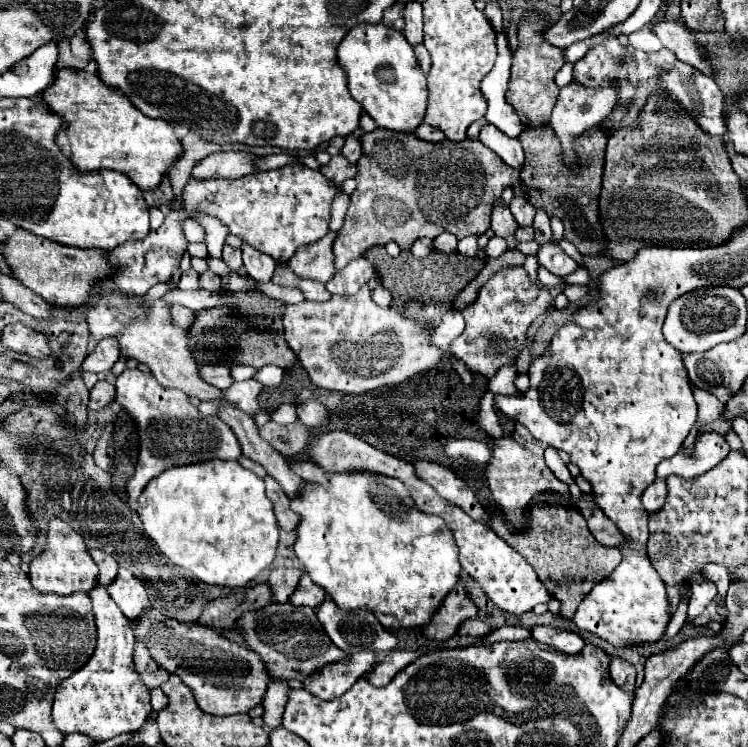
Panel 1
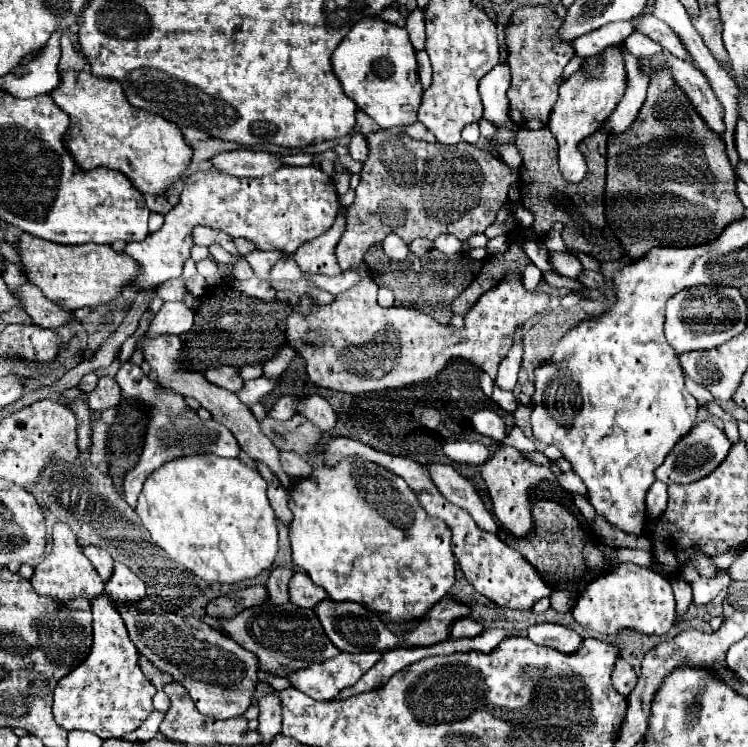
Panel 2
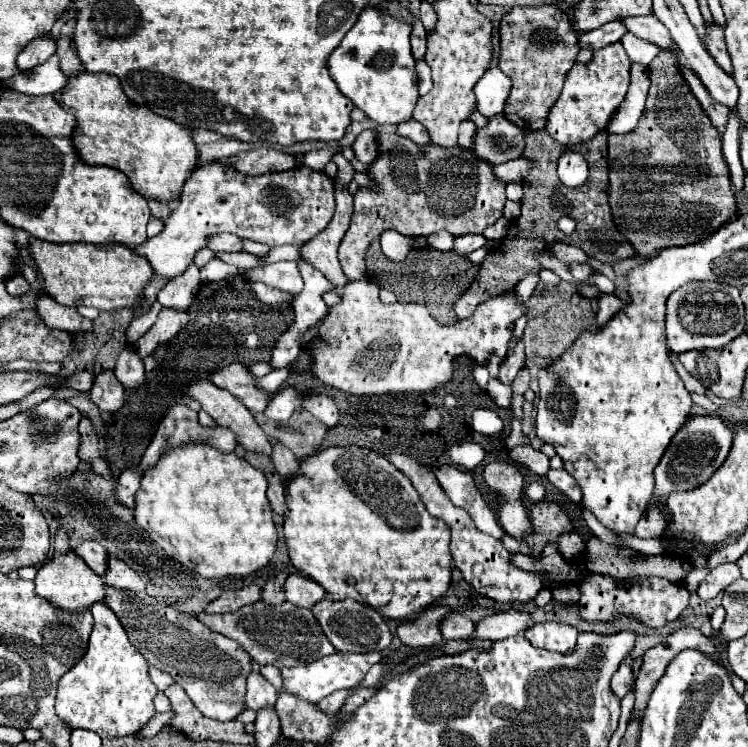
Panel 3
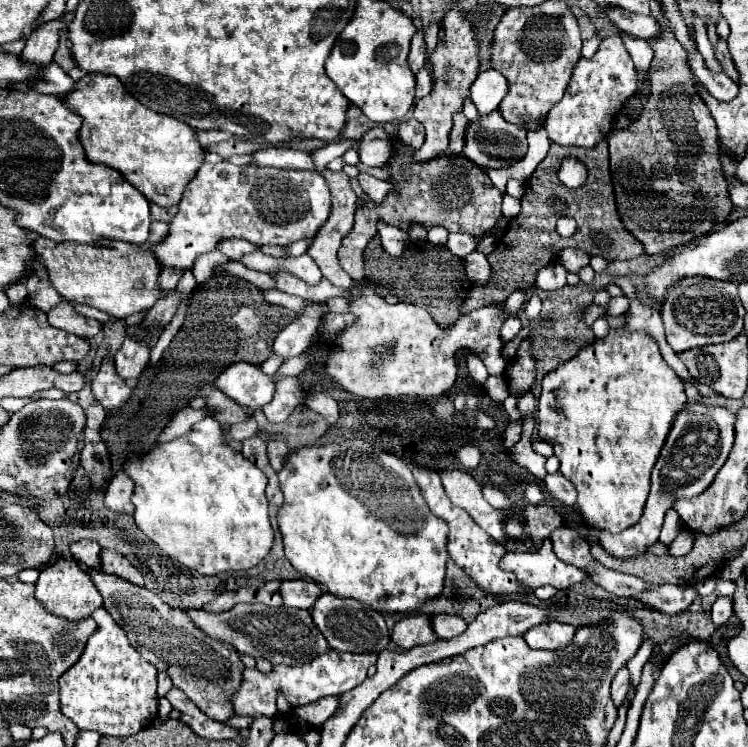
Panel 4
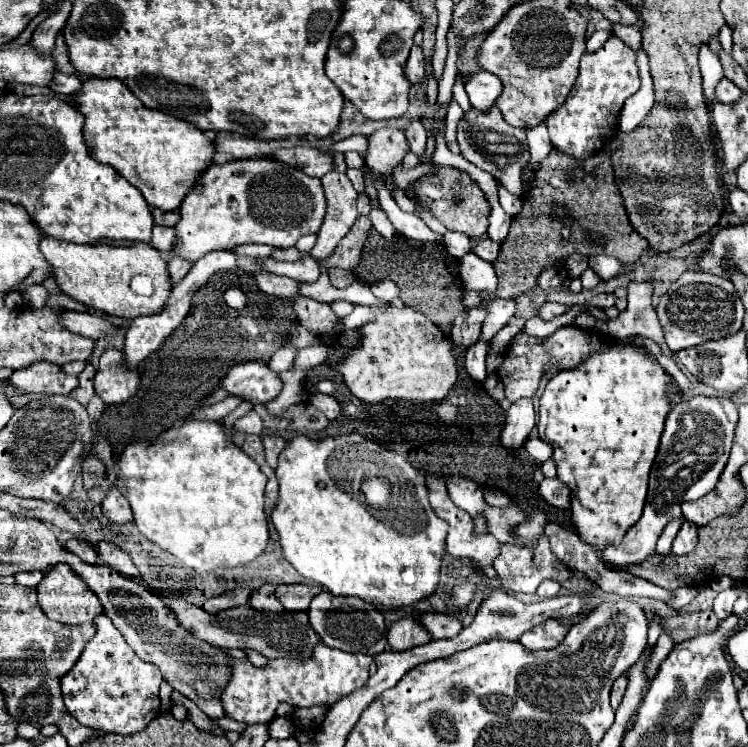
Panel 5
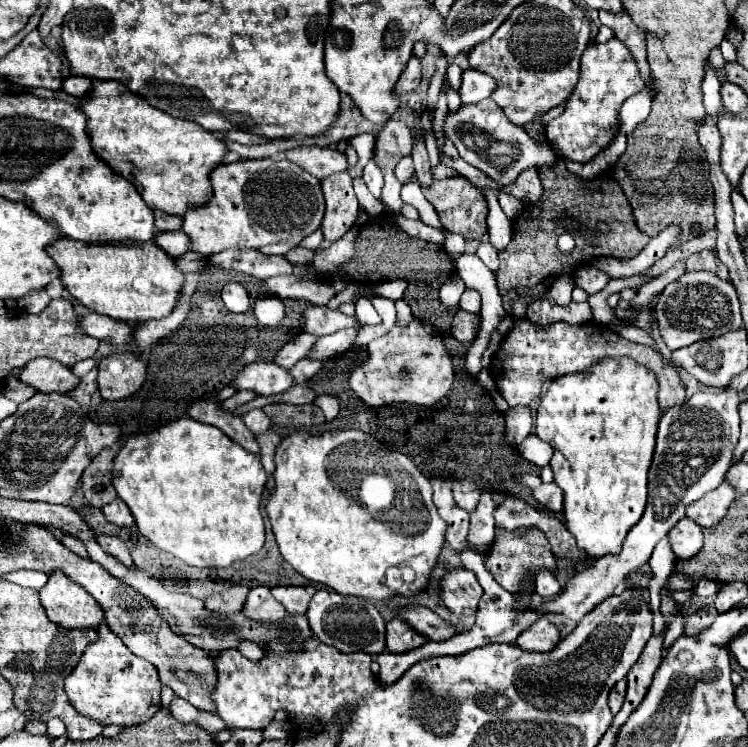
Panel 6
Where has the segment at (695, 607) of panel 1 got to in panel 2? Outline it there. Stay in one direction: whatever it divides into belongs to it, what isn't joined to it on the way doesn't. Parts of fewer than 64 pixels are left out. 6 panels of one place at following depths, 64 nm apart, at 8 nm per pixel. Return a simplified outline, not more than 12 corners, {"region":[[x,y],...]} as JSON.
{"region":[[694,564],[682,566],[682,578],[692,588],[692,604],[706,606],[728,588],[726,570],[704,578]]}

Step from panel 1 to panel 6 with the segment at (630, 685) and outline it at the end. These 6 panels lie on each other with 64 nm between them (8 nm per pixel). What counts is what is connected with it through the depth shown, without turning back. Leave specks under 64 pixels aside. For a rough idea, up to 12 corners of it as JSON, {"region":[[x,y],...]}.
{"region":[[626,680],[616,682],[608,700],[612,714],[622,708]]}

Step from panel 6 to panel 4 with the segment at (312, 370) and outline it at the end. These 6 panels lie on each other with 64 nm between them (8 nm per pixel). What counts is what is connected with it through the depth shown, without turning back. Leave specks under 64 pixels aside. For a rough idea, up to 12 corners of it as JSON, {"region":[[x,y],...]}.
{"region":[[282,378],[262,408],[272,423],[287,420],[304,403],[298,378]]}

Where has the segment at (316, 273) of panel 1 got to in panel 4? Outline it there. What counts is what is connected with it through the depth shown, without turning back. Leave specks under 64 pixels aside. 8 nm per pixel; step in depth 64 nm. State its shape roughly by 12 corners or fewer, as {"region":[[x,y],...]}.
{"region":[[324,170],[332,212],[308,248],[324,278],[348,290],[338,264],[342,238],[352,230],[356,194],[344,172]]}

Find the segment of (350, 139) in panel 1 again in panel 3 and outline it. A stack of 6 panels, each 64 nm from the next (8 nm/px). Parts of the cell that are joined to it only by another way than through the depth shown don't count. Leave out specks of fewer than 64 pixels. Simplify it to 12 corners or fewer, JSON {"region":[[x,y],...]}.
{"region":[[364,130],[356,136],[354,156],[370,164],[378,156],[376,132]]}

